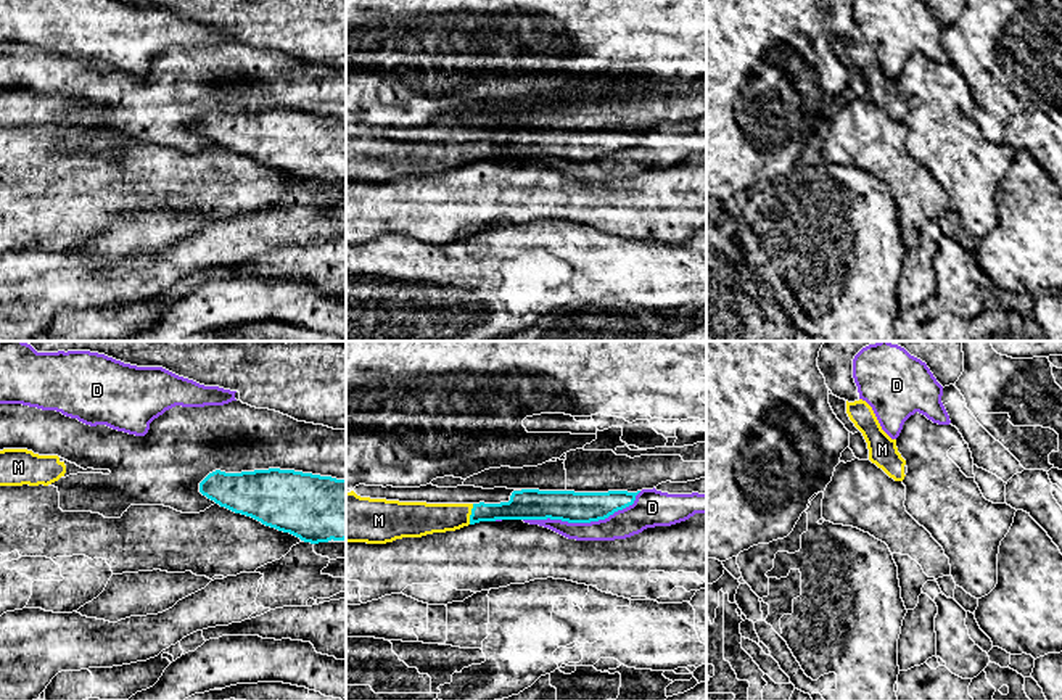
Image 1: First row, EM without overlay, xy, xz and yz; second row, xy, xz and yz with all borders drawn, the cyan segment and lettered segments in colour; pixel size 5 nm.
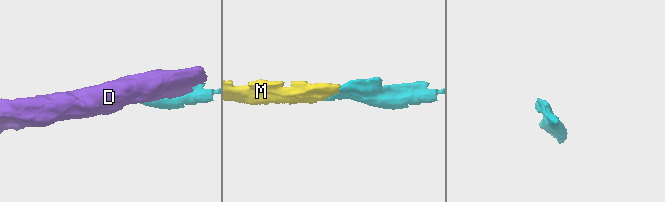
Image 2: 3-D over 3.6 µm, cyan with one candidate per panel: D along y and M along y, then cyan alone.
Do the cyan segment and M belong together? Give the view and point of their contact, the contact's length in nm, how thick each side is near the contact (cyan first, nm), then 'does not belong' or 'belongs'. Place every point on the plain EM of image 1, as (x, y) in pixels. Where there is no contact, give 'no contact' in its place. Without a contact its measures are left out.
xz (472, 153) | 110 nm | 130/170 nm | belongs

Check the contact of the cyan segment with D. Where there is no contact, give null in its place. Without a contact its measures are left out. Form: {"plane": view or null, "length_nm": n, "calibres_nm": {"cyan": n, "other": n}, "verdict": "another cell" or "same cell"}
{"plane": "xz", "length_nm": 600, "calibres_nm": {"cyan": 160, "other": 140}, "verdict": "another cell"}

